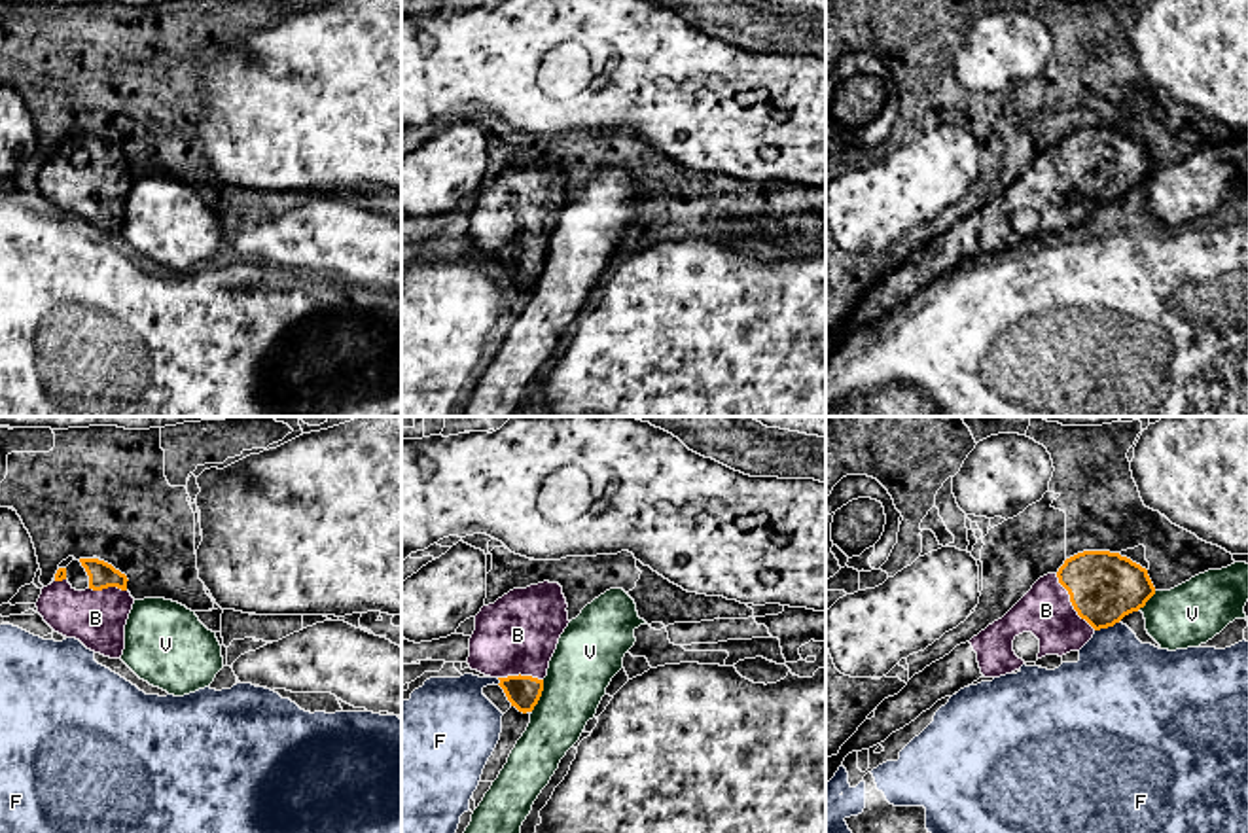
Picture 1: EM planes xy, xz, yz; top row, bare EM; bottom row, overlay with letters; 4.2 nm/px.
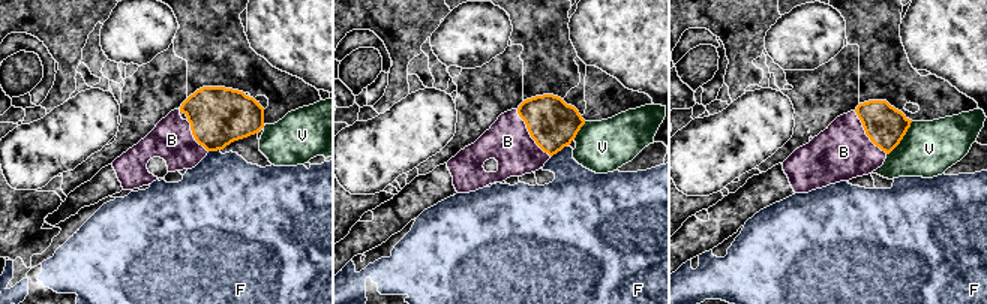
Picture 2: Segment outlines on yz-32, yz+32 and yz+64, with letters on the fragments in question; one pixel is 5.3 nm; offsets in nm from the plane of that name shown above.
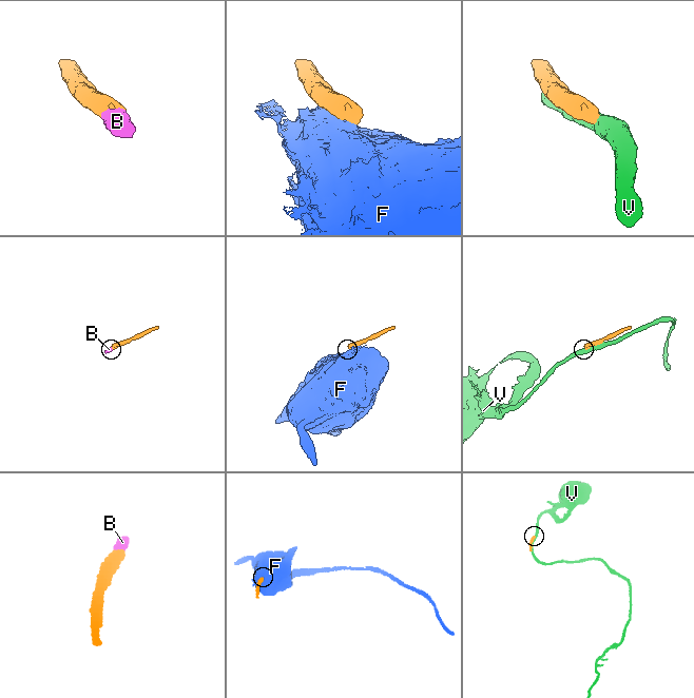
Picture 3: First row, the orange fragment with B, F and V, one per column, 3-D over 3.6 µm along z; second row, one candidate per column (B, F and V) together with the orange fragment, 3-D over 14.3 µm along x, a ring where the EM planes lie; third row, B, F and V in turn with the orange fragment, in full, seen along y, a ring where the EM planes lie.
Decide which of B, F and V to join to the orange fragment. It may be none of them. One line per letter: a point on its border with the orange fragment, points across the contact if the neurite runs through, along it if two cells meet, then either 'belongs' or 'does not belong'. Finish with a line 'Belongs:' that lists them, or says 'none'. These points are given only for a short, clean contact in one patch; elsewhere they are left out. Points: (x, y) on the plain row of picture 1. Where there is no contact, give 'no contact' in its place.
B: contact yz (1070, 177); way yz (1105, 163), (1070, 177), (1061, 186), (1046, 186); belongs
F: contact yz (1106, 203); does not belong
V: contact xz (540, 271); does not belong
Belongs: B

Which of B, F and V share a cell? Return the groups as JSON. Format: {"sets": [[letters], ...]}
{"sets": [["B"], ["F"], ["V"]]}

